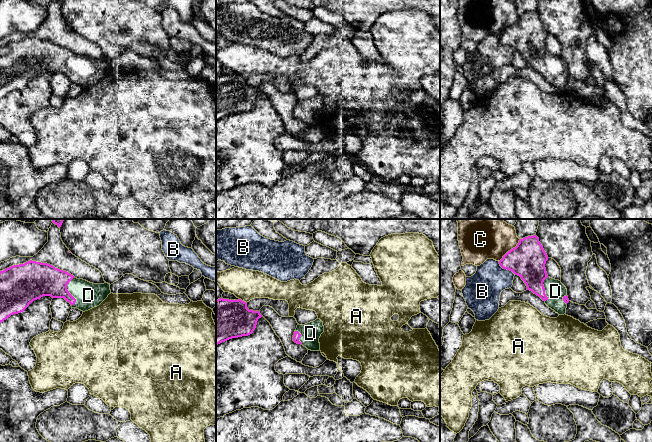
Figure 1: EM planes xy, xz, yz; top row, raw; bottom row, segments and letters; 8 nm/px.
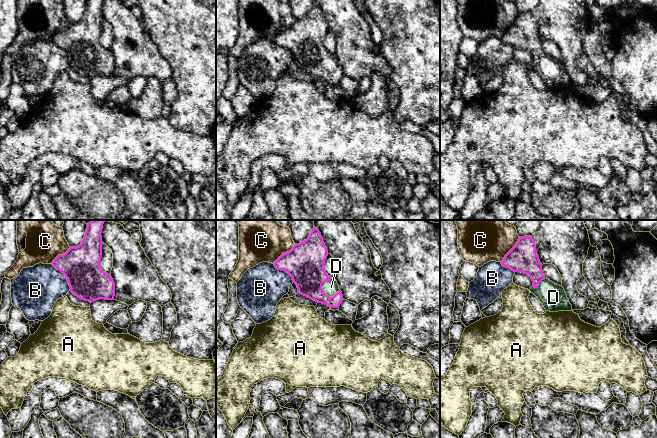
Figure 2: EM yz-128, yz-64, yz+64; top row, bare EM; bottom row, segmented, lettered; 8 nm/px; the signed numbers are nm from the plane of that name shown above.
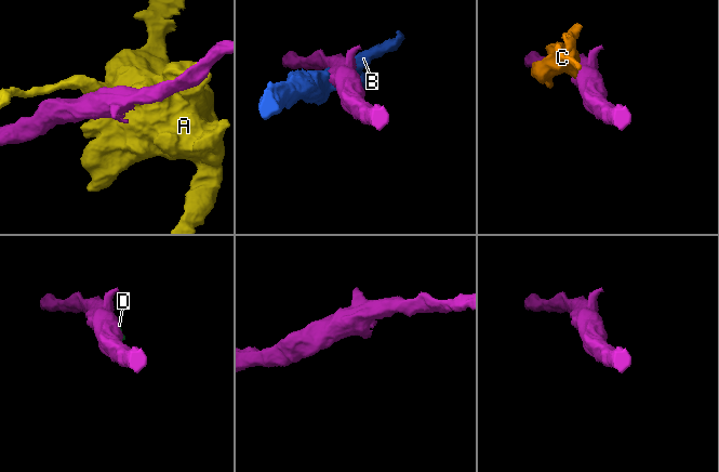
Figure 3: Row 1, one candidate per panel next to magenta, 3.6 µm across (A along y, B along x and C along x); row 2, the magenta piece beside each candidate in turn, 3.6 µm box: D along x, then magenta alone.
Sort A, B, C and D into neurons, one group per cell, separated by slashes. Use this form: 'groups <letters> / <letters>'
groups A / B / C / D

